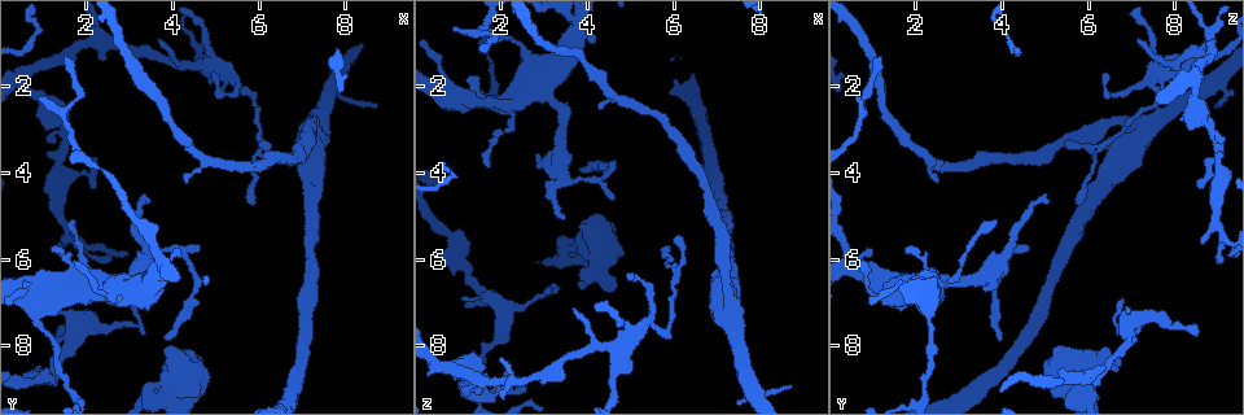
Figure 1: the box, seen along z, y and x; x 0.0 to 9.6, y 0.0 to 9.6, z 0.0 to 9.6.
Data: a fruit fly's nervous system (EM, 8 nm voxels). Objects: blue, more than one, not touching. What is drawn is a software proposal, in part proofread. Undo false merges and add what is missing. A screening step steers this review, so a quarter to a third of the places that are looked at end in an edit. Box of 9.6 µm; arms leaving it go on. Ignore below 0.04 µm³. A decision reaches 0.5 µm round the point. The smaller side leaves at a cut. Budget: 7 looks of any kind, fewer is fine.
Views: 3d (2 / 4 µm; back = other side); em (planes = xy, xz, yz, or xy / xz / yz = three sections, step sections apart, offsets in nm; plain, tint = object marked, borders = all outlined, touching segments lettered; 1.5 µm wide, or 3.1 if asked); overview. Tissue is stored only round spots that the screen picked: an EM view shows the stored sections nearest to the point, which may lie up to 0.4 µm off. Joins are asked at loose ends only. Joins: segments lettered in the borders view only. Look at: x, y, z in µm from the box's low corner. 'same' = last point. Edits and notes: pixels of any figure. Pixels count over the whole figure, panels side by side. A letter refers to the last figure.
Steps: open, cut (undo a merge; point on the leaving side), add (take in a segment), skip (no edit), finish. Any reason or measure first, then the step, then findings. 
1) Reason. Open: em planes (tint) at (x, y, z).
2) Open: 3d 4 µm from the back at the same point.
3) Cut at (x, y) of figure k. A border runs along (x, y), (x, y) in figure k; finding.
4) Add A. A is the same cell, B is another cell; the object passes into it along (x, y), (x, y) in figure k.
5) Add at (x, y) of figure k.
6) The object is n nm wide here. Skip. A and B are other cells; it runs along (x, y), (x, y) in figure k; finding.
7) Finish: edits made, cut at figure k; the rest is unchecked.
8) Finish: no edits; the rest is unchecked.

Free end. Open: em planes (borders) at (2.80, 6.65, 3.65).

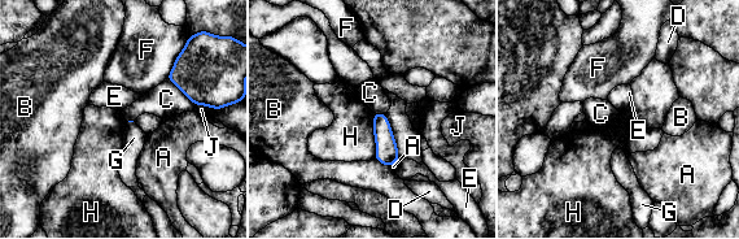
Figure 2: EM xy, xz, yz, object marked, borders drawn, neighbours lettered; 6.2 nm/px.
The longest contact is with H, 280 nm. Skip. A, B, C, D, E, F, G, H and J are other cells; a border runs along (375, 113), (374, 157) in figure 2; none of them fits.

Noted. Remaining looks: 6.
A narrow waist. Open: 3d 2 µm at (1.65, 9.05, 2.25).

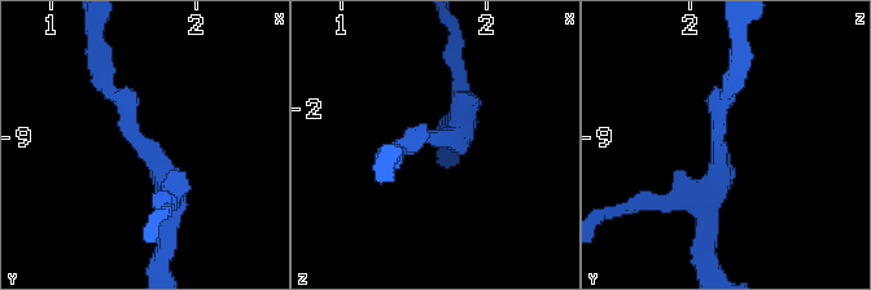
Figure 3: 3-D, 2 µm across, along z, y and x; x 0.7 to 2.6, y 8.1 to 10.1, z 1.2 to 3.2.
Shape alone is not enough. Open: em planes (borders) at (1.64, 9.04, 2.20).

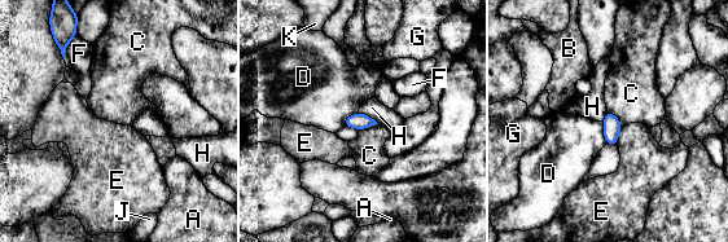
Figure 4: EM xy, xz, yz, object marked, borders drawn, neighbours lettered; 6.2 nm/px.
Skip. A, B, C, D, E, F, G, H, J and K are other cells; a border runs along (359, 111), (369, 115), (377, 123) in figure 4; continuous, no second neuron.

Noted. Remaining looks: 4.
Thin end. Open: 3d 2 µm at (2.15, 4.35, 8.60).

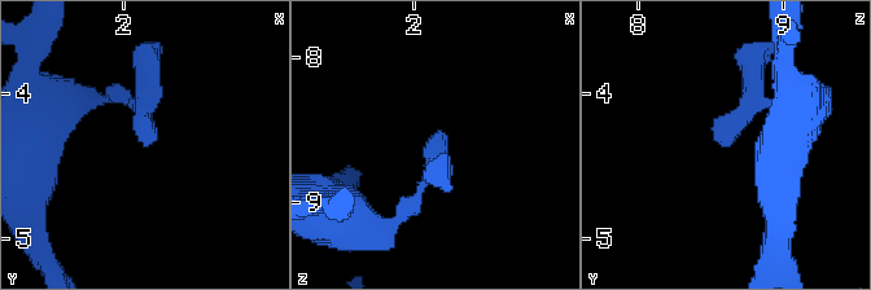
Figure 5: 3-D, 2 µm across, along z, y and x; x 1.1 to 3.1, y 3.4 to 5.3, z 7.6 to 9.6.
Open: em planes (borders) at (2.18, 4.36, 8.56).

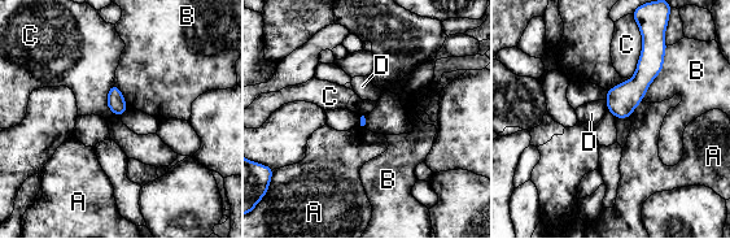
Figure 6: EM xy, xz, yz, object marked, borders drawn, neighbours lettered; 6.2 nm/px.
Skip. A, B, C and D are other cells; a border runs along (641, 30), (641, 55), (633, 75) in figure 6; no lettered segment goes on from it.

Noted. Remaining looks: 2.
Finish: no edits; the rest is unchecked.

